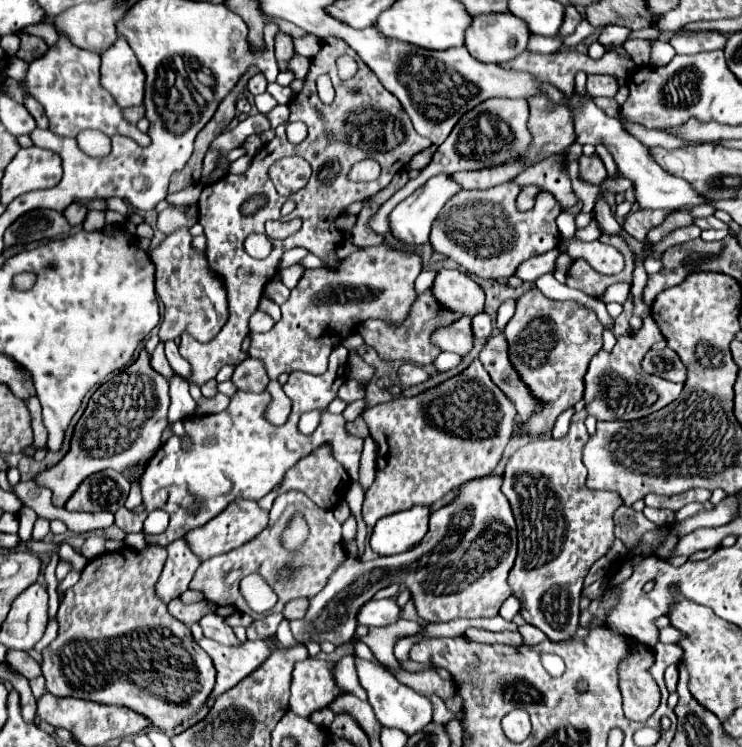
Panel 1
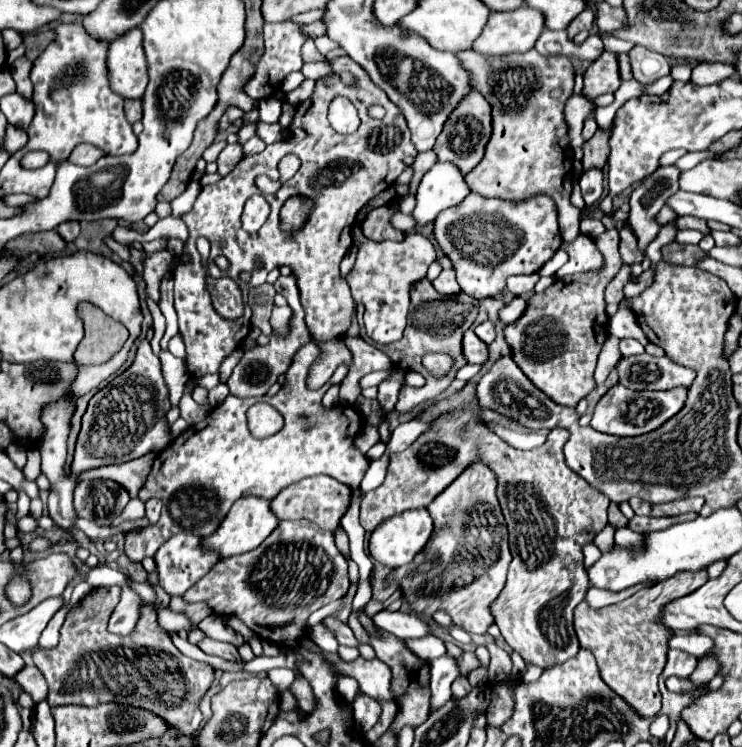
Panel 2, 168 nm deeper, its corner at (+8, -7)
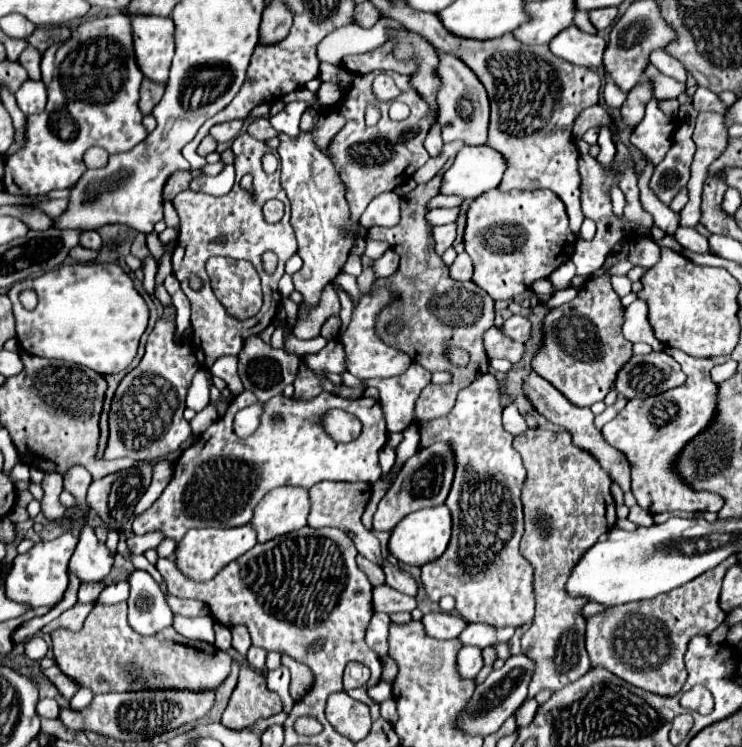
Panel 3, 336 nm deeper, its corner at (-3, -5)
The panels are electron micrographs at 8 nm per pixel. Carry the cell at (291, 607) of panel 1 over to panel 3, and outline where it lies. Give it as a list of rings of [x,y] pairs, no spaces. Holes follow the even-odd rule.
[[[380,681],[378,684],[368,689],[368,695],[373,701],[380,704],[392,697],[392,685]]]

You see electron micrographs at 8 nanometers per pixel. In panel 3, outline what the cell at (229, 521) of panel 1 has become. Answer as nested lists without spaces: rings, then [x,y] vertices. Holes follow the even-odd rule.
[[[283,486],[267,492],[253,510],[251,526],[257,532],[257,542],[263,544],[281,534],[307,526],[307,490]]]

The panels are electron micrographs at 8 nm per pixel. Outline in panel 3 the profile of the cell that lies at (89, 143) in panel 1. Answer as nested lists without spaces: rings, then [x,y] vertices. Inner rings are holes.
[[[93,146],[93,148],[89,148],[89,150],[85,152],[83,162],[85,162],[87,168],[101,168],[101,166],[107,164],[107,158],[109,158],[107,150],[103,150],[103,148],[99,148],[99,146]]]

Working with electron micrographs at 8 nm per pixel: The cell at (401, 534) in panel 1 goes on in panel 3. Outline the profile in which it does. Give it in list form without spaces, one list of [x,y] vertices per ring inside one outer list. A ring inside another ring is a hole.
[[[435,506],[435,508],[425,508],[407,514],[399,526],[393,528],[391,538],[389,538],[389,552],[399,560],[409,566],[423,566],[435,558],[439,558],[451,538],[451,514],[447,506]]]

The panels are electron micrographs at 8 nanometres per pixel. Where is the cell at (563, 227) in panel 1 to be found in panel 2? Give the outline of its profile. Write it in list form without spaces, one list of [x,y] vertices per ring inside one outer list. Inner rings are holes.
[[[708,150],[698,152],[687,152],[675,162],[675,166],[681,171],[686,171],[695,167],[698,163],[709,158],[719,158],[721,154],[714,154]]]

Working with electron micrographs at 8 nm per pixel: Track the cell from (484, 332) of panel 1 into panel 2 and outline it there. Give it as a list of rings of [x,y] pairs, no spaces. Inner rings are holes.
[[[486,320],[486,322],[478,324],[478,326],[474,328],[474,332],[476,332],[476,336],[478,336],[482,342],[486,342],[486,344],[490,344],[490,342],[496,338],[494,322],[490,322],[490,320]]]

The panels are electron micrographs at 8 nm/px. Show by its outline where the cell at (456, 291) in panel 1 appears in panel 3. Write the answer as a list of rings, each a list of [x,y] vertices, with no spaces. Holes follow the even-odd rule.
[[[467,252],[459,254],[449,270],[451,270],[451,278],[453,280],[471,280],[471,276],[473,276],[473,264],[471,264],[471,258],[467,256]]]

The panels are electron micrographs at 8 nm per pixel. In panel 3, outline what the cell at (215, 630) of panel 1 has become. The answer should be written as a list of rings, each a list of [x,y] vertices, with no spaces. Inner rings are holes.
[[[251,646],[249,652],[247,652],[247,662],[249,662],[255,670],[261,671],[261,668],[265,666],[267,652],[268,651],[263,648]]]

